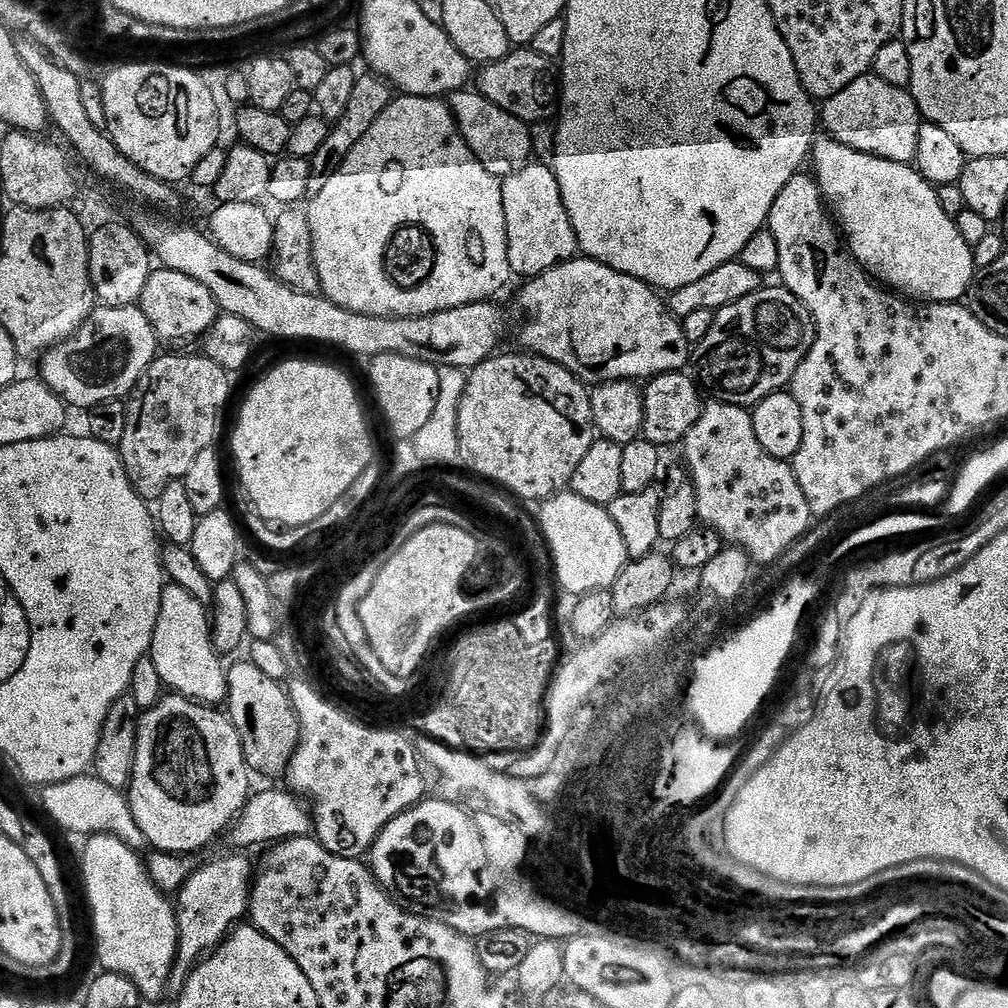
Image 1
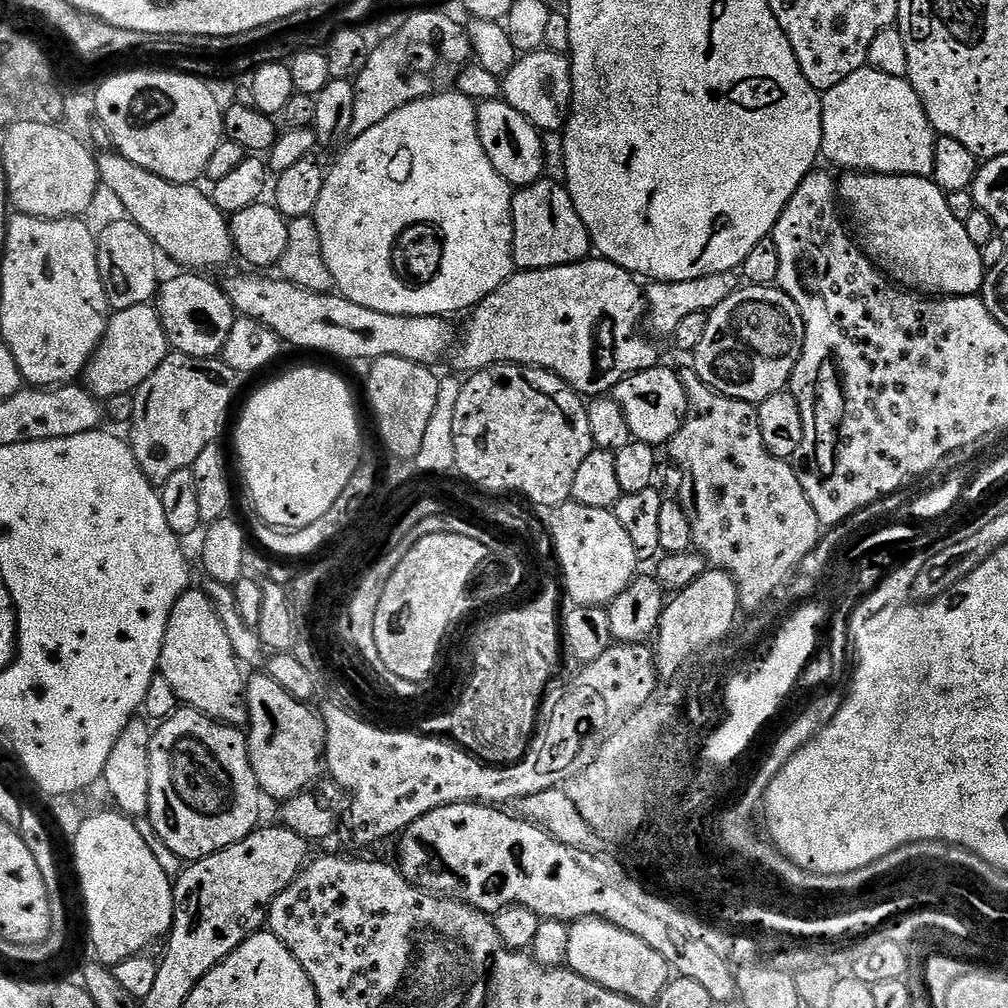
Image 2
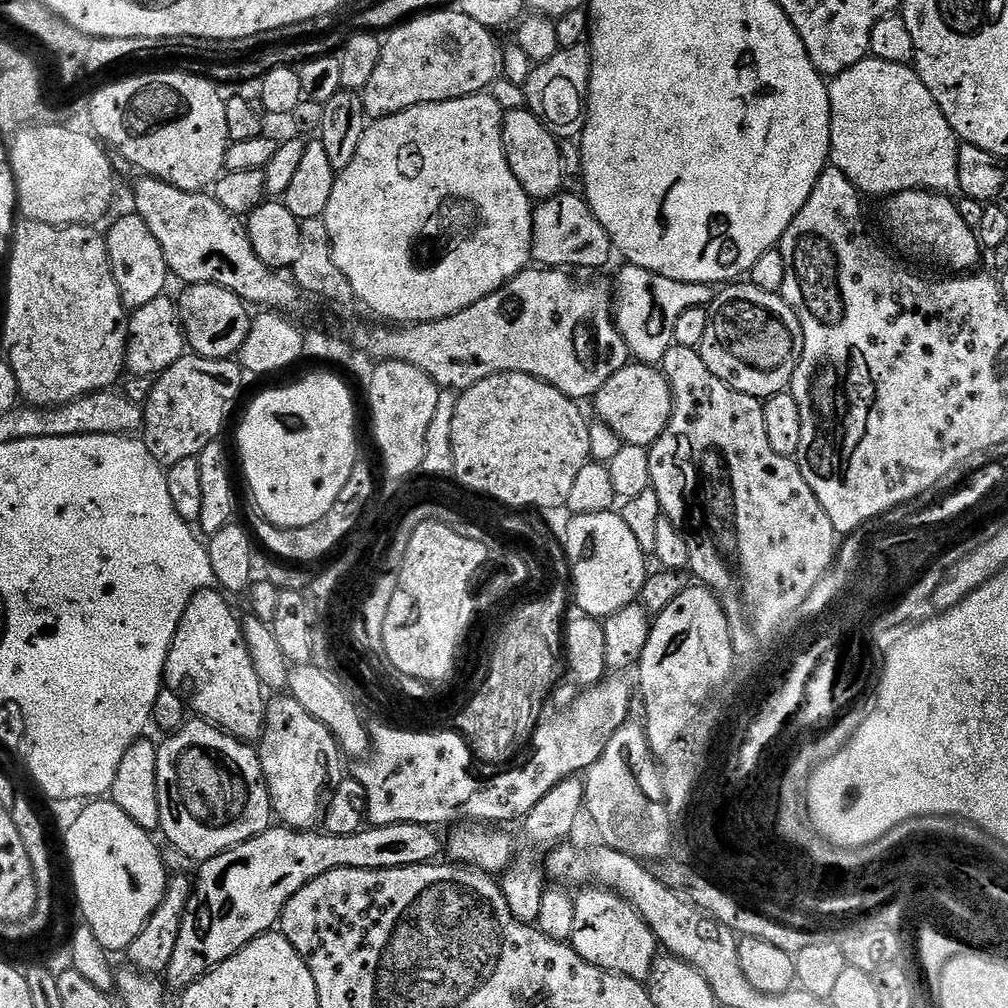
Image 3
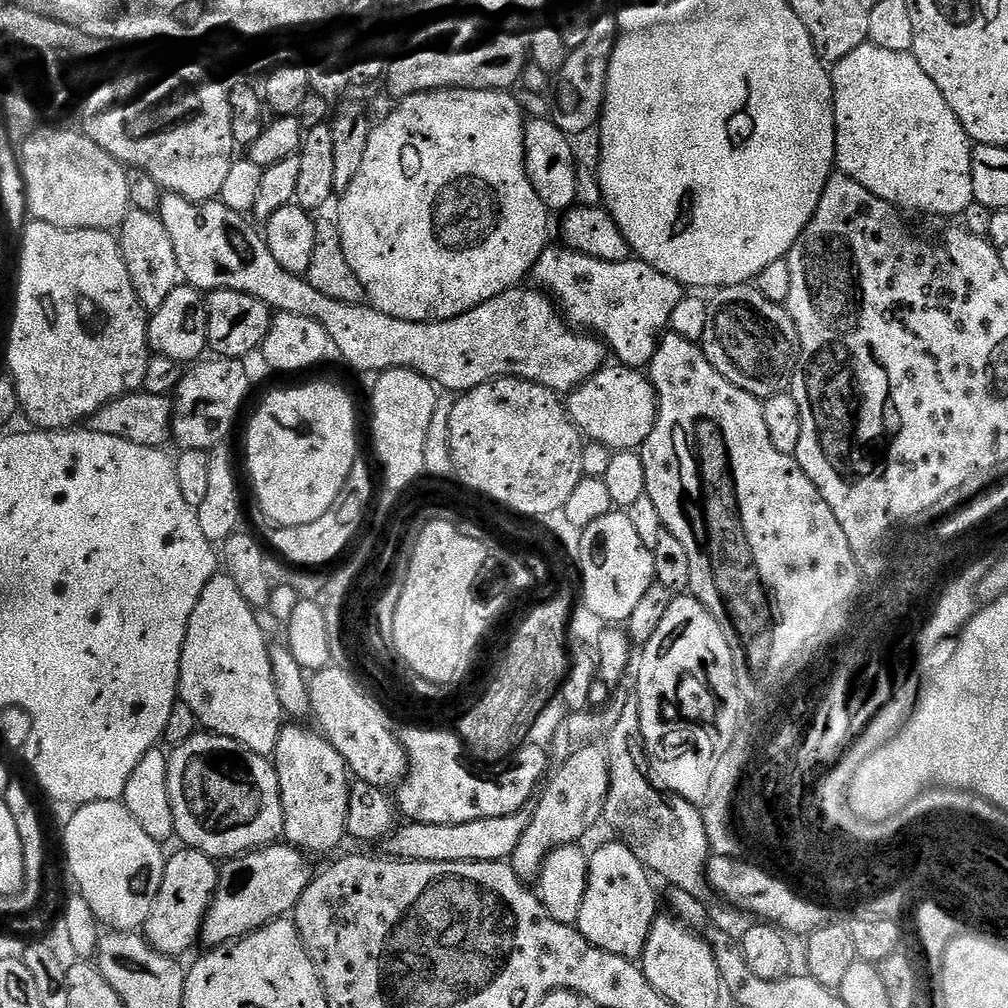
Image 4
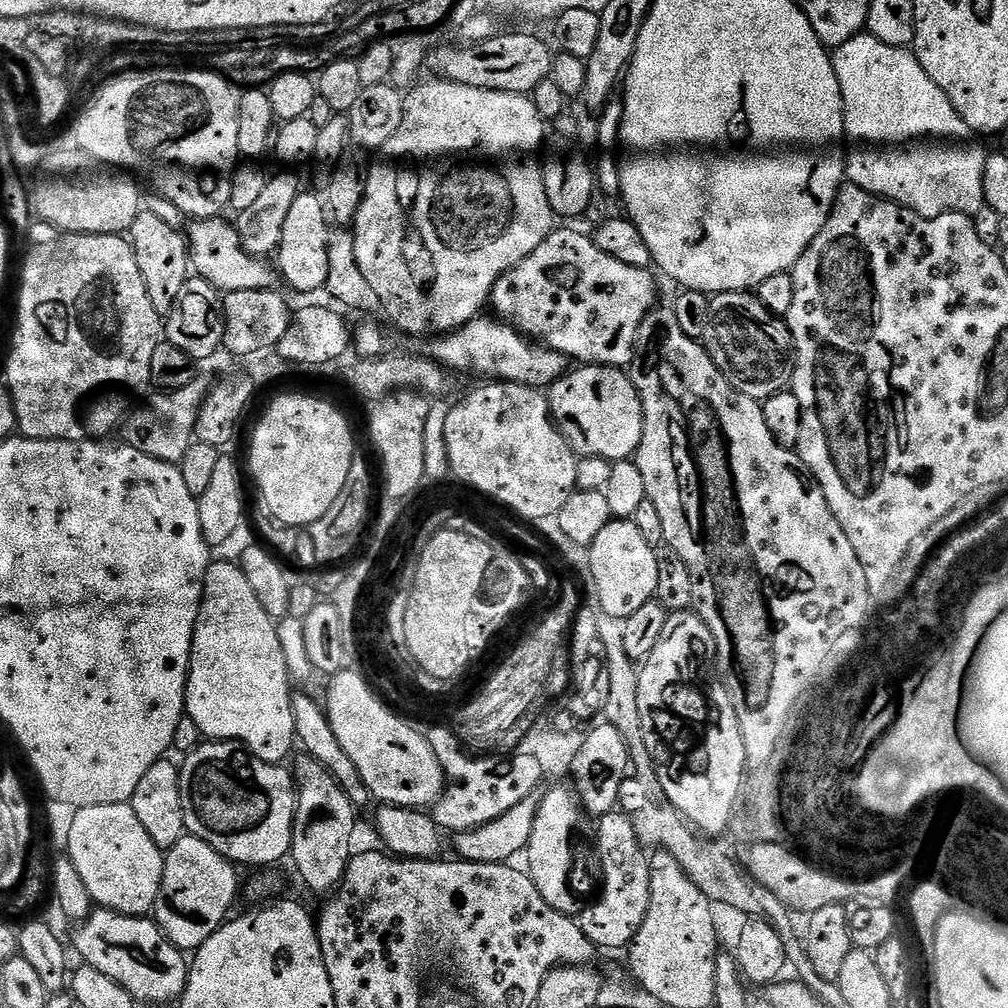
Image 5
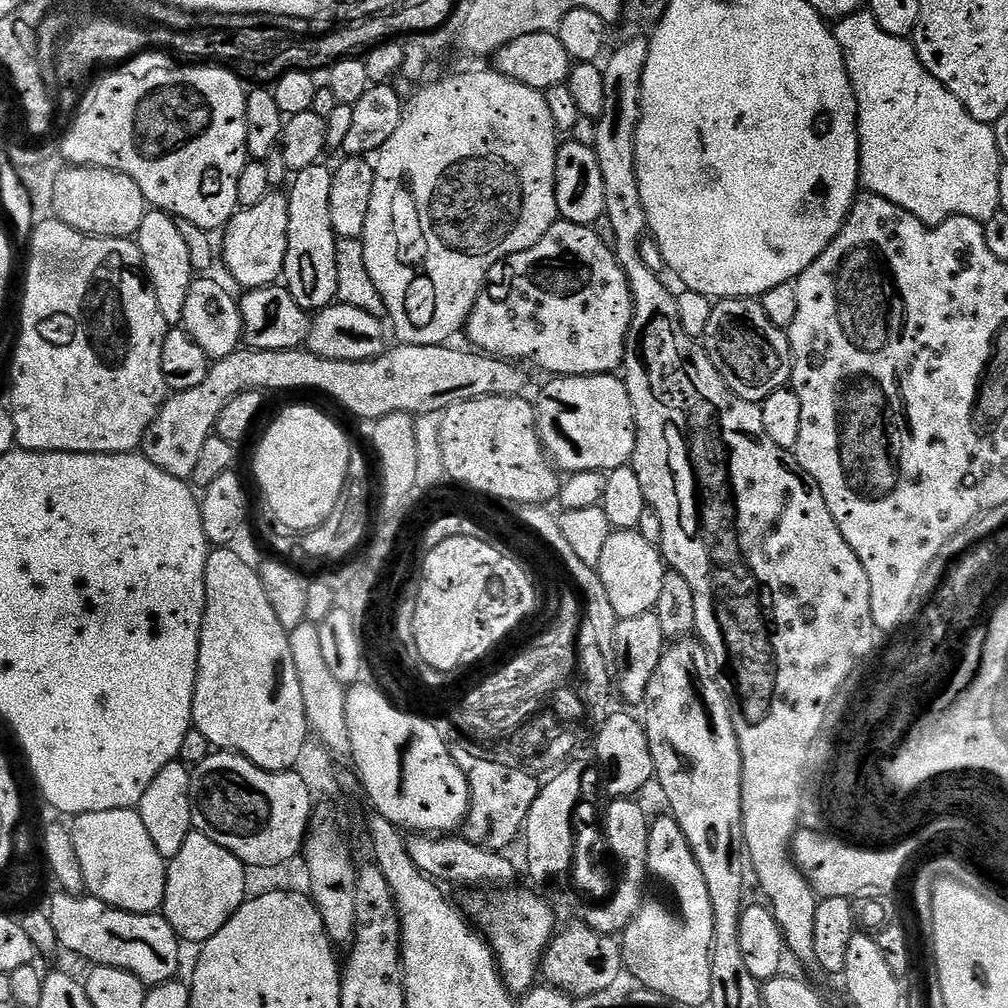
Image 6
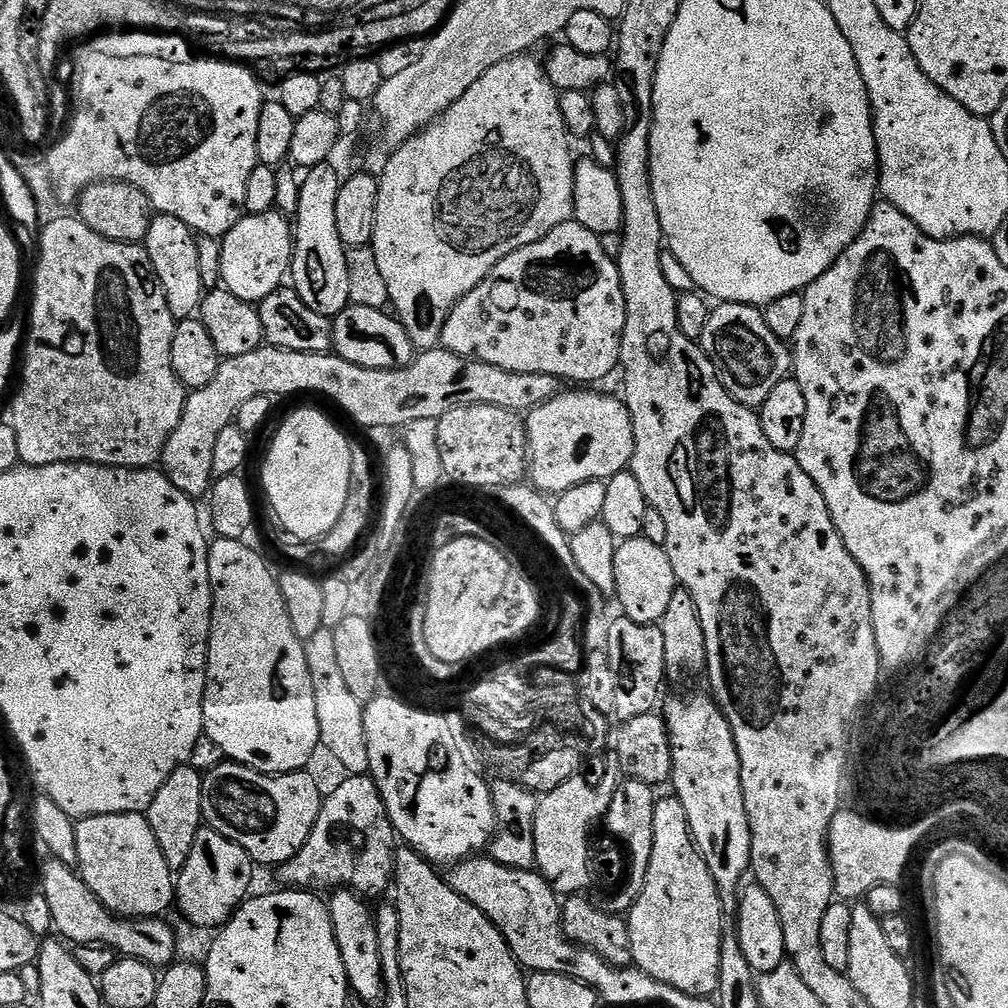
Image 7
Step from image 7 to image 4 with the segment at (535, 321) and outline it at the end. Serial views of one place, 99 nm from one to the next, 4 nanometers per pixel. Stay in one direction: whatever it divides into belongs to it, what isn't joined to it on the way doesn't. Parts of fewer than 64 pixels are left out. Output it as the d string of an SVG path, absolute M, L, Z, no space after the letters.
M563 246L545 248L534 276L544 283L543 291L555 301L569 325L602 338L619 363L637 370L651 364L662 333L672 323L674 306L686 295L674 278L666 278L666 274L641 260L602 262L580 252L569 252Z

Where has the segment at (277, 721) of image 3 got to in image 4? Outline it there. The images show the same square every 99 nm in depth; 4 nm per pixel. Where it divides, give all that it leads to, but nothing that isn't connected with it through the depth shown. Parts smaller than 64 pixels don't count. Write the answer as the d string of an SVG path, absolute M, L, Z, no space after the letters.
M296 722L283 726L272 761L282 798L285 841L305 853L324 854L332 851L347 833L350 773L327 737L306 727Z

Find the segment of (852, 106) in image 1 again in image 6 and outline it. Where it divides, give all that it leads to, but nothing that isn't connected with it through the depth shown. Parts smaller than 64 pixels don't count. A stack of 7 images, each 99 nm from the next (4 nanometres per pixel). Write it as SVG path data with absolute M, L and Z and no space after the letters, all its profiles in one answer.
M861 10L850 14L835 25L834 31L838 46L842 46L846 70L850 74L850 82L854 86L854 94L858 102L861 185L871 195L881 196L890 202L894 202L894 206L898 206L902 210L914 214L914 218L918 218L923 224L929 226L946 222L951 216L965 216L966 218L974 218L981 222L994 218L994 214L1000 211L998 174L1002 167L1002 157L1000 155L999 144L996 141L995 127L978 122L978 118L974 118L966 110L966 106L962 106L962 102L958 102L958 98L954 98L954 94L950 94L950 90L946 90L946 86L942 86L942 82L938 82L938 78L934 78L934 74L930 74L926 70L926 66L922 66L922 62L916 53L915 43L911 39L902 36L886 34L886 30L882 30L882 26L878 26L878 22L872 17L871 11Z

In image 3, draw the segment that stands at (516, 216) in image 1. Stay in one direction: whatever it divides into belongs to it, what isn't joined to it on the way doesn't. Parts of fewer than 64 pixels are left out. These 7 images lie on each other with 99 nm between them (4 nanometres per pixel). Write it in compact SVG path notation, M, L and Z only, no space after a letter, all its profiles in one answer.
M561 191L548 200L541 200L532 209L532 260L537 265L557 270L576 270L572 268L604 268L608 259L614 256L612 239L610 234L594 218L588 201L583 195L576 195L572 192Z

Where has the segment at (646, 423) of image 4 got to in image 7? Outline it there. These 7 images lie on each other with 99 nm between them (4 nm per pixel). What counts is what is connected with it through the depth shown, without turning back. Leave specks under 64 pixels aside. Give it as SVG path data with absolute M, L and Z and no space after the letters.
M600 390L561 391L542 406L532 409L526 416L528 430L528 471L531 487L538 492L562 495L570 486L582 486L582 482L602 480L607 482L611 476L625 471L632 463L634 454L634 426L632 415L623 399L603 396Z

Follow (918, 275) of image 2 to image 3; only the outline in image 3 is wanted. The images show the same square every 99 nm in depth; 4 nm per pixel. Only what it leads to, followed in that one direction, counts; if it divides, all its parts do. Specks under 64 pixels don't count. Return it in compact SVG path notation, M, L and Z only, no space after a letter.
M900 192L883 201L884 224L892 231L896 244L904 252L941 264L948 274L968 274L980 260L982 249L976 230L962 222L962 214L947 195L939 192Z

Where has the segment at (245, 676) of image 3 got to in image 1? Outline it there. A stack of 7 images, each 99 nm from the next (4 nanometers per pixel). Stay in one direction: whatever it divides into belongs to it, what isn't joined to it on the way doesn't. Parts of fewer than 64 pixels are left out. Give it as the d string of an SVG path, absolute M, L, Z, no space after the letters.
M174 583L164 589L150 655L158 666L165 689L212 706L219 705L219 700L220 703L227 701L226 664L220 661L223 660L221 653L217 652L212 641L209 609Z

